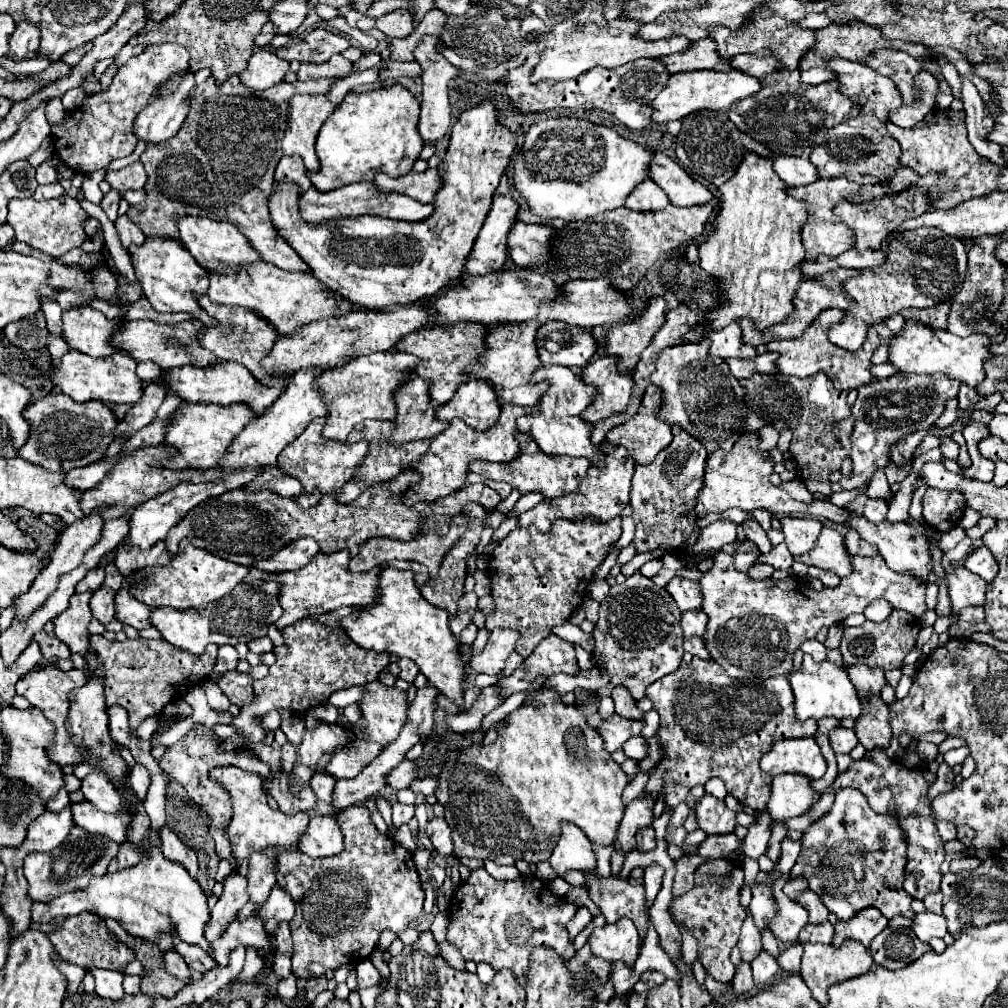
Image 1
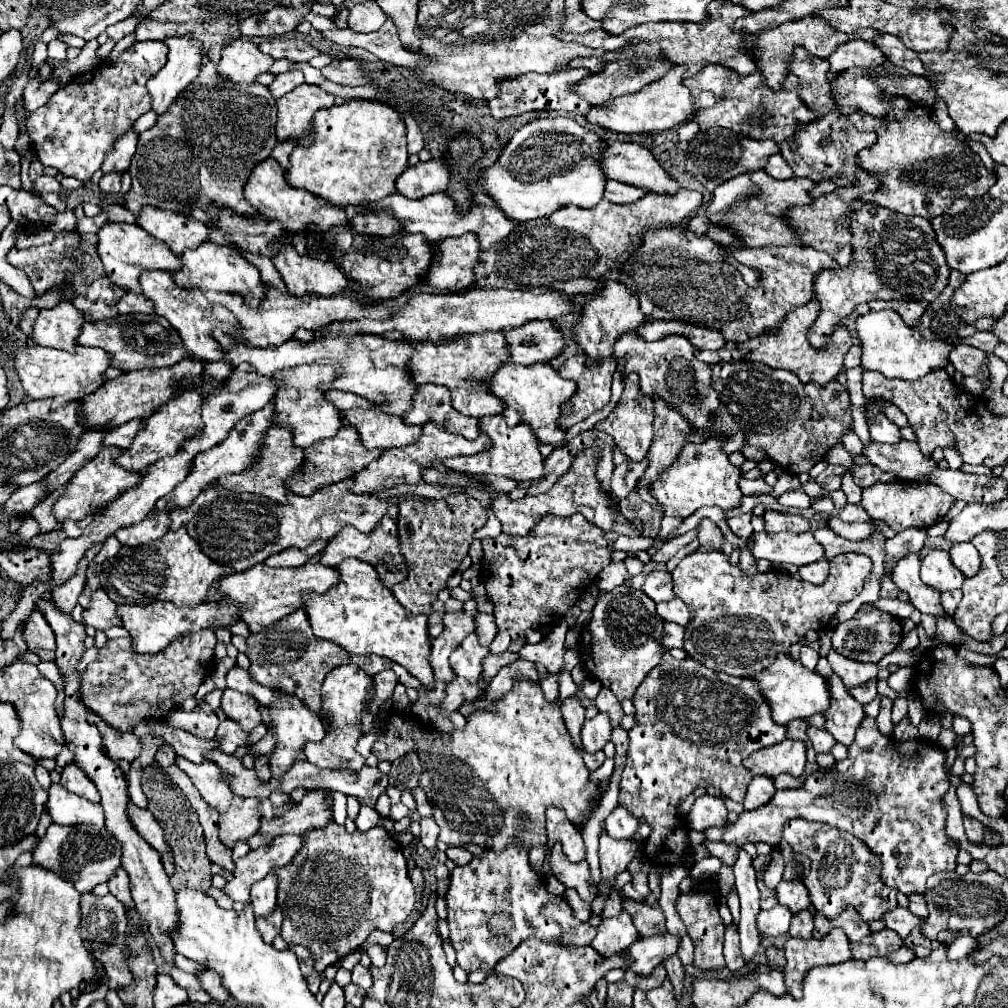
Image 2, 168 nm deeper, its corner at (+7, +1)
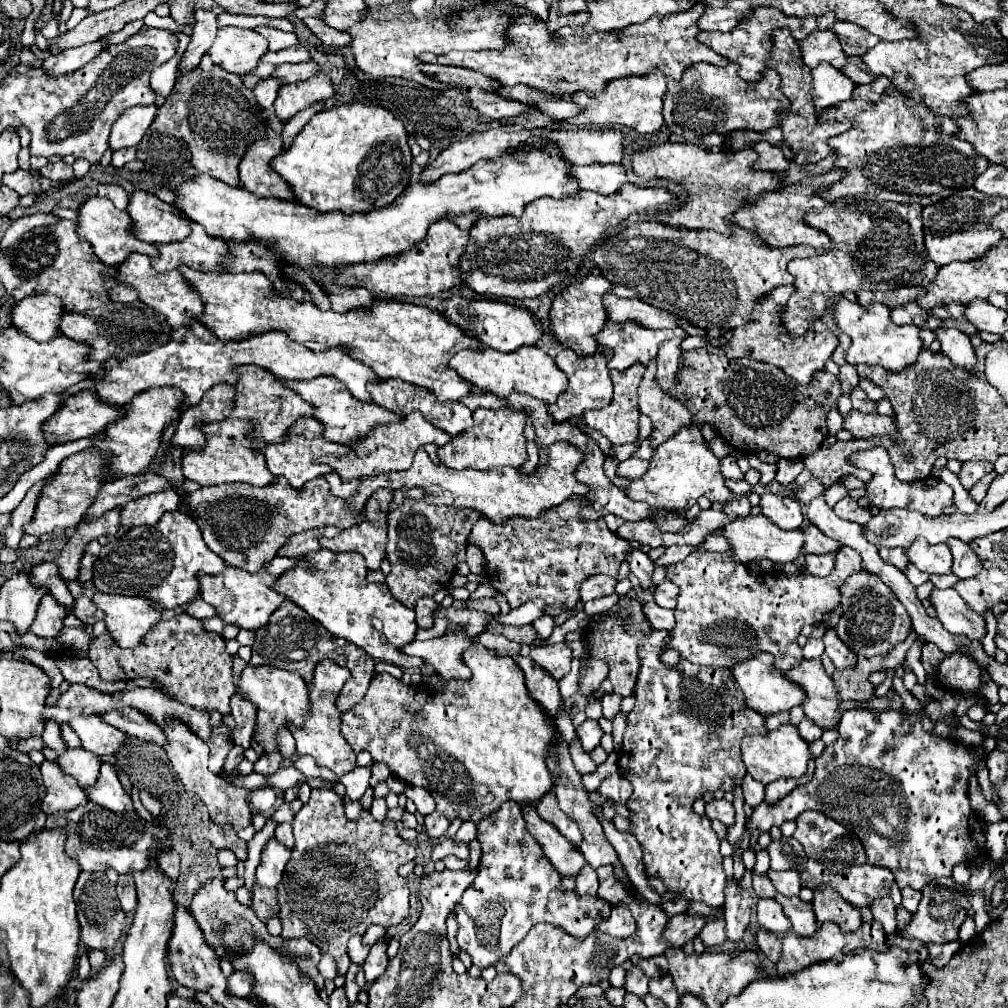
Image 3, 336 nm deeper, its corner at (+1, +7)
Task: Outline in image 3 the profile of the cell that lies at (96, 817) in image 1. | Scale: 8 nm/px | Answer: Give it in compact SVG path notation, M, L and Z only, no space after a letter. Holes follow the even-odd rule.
M44 761L40 765L40 771L42 771L44 785L46 785L46 797L42 801L42 811L46 815L58 813L58 811L68 813L76 807L90 803L88 793L78 785L78 781L62 773L62 769L56 763Z

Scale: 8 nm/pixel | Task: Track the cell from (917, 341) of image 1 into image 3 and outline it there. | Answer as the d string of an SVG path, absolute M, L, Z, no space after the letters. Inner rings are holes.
M840 299L836 303L836 323L844 333L852 337L852 345L848 349L846 361L852 365L870 363L882 365L888 371L900 371L908 365L916 363L916 357L924 349L920 339L920 329L916 325L896 325L890 319L890 309L886 305L858 305L848 299Z

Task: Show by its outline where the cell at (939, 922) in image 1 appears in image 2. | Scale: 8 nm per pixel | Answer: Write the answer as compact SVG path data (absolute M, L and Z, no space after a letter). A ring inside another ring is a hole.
M896 907L894 911L888 911L882 915L882 921L886 925L886 929L898 933L900 937L906 937L910 933L912 927L922 927L922 919L918 919L916 915L910 915L908 909Z

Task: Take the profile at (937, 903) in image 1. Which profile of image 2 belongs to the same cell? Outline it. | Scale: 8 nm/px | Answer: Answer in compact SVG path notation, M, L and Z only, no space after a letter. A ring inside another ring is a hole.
M908 895L908 901L910 901L908 909L912 911L912 915L926 917L926 901L922 895Z

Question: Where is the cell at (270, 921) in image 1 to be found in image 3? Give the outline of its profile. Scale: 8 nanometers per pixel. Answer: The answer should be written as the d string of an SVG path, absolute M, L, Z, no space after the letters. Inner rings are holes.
M270 839L262 851L262 859L256 869L258 885L274 889L282 879L288 859L290 859L290 851L284 849L284 845L280 845L276 839Z

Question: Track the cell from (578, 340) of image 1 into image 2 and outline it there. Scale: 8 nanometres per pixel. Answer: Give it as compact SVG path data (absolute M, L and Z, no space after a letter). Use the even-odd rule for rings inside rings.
M526 321L516 329L504 331L506 347L514 363L534 365L546 363L562 353L562 333L552 327L550 321Z

